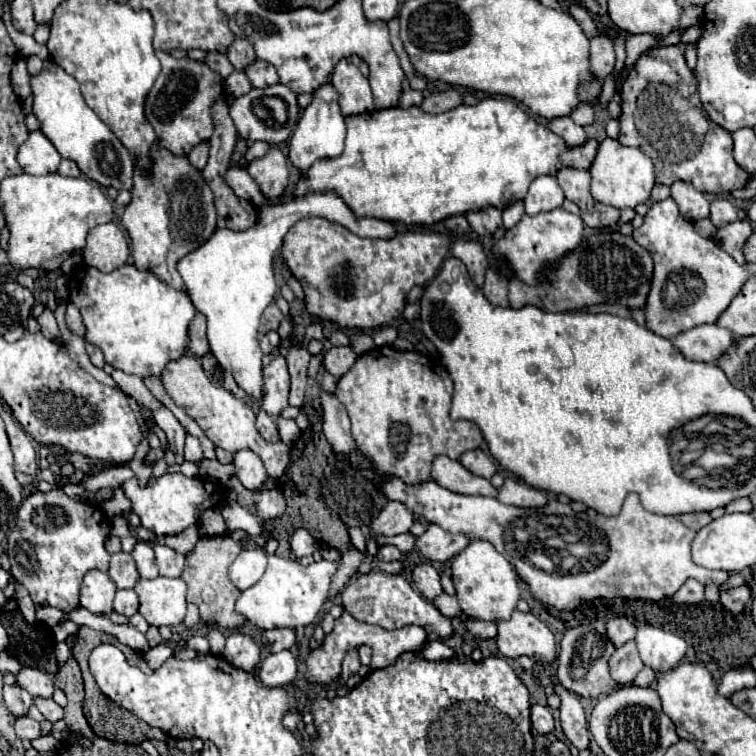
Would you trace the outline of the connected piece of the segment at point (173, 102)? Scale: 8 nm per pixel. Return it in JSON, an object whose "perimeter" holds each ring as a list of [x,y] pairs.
{"perimeter":[[[158,52],[162,72],[146,98],[146,120],[152,124],[160,144],[174,154],[188,154],[200,140],[212,136],[210,106],[224,96],[224,80],[204,62],[190,58],[176,60],[168,52]]]}

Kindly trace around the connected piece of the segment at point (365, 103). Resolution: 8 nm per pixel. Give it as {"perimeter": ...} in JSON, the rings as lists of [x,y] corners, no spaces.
{"perimeter":[[[342,58],[336,64],[330,80],[340,94],[338,102],[340,102],[340,110],[344,116],[374,110],[372,90],[370,90],[368,80],[362,76],[358,66],[354,66],[348,58]]]}

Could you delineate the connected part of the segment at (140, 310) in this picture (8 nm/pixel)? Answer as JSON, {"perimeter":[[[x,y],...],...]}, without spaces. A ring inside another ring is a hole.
{"perimeter":[[[124,264],[110,274],[84,266],[70,278],[70,302],[76,304],[82,314],[86,326],[84,342],[98,346],[104,352],[106,362],[118,370],[124,370],[126,374],[136,374],[142,378],[160,376],[170,360],[176,360],[188,352],[188,326],[196,314],[196,308],[184,292],[164,284],[152,272],[142,272],[132,264]]]}

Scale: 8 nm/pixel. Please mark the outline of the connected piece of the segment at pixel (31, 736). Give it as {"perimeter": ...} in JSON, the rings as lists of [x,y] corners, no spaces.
{"perimeter":[[[28,716],[14,718],[12,724],[14,724],[14,730],[16,730],[18,738],[22,738],[22,740],[36,740],[36,738],[42,736],[42,732],[40,732],[40,722],[36,722],[36,720],[28,718]]]}

